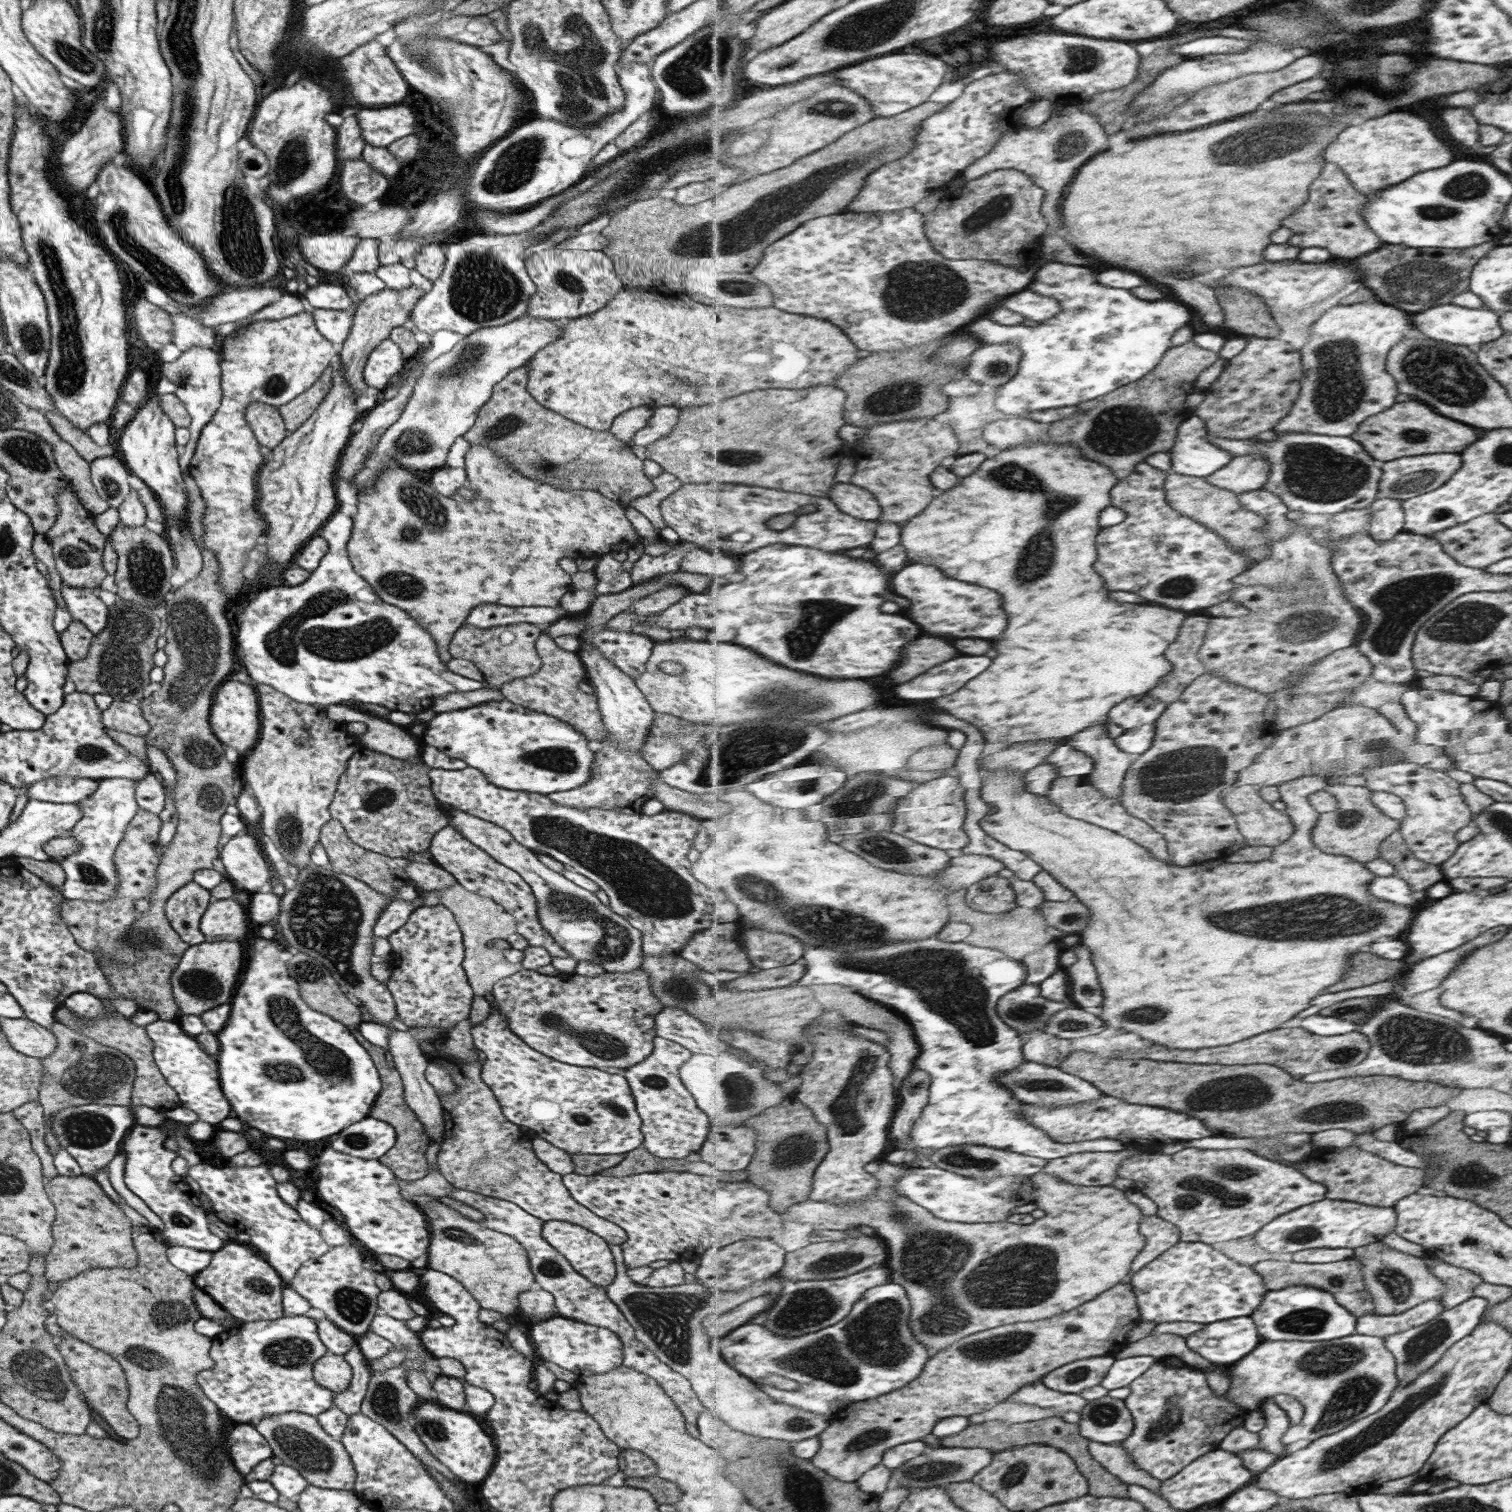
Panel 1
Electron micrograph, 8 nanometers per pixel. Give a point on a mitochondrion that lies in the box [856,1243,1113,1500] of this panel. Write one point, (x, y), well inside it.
(994, 1347)

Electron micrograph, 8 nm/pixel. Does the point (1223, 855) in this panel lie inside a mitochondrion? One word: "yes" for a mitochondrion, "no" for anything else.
no

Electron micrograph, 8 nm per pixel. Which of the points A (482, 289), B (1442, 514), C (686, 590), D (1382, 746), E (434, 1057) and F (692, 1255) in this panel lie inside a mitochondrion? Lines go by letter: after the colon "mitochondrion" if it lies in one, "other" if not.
A: mitochondrion
B: other
C: other
D: mitochondrion
E: other
F: other

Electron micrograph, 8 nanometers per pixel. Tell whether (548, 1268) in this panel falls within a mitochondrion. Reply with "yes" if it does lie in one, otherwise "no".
yes

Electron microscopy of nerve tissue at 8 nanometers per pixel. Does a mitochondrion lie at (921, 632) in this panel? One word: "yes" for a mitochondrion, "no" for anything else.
no

